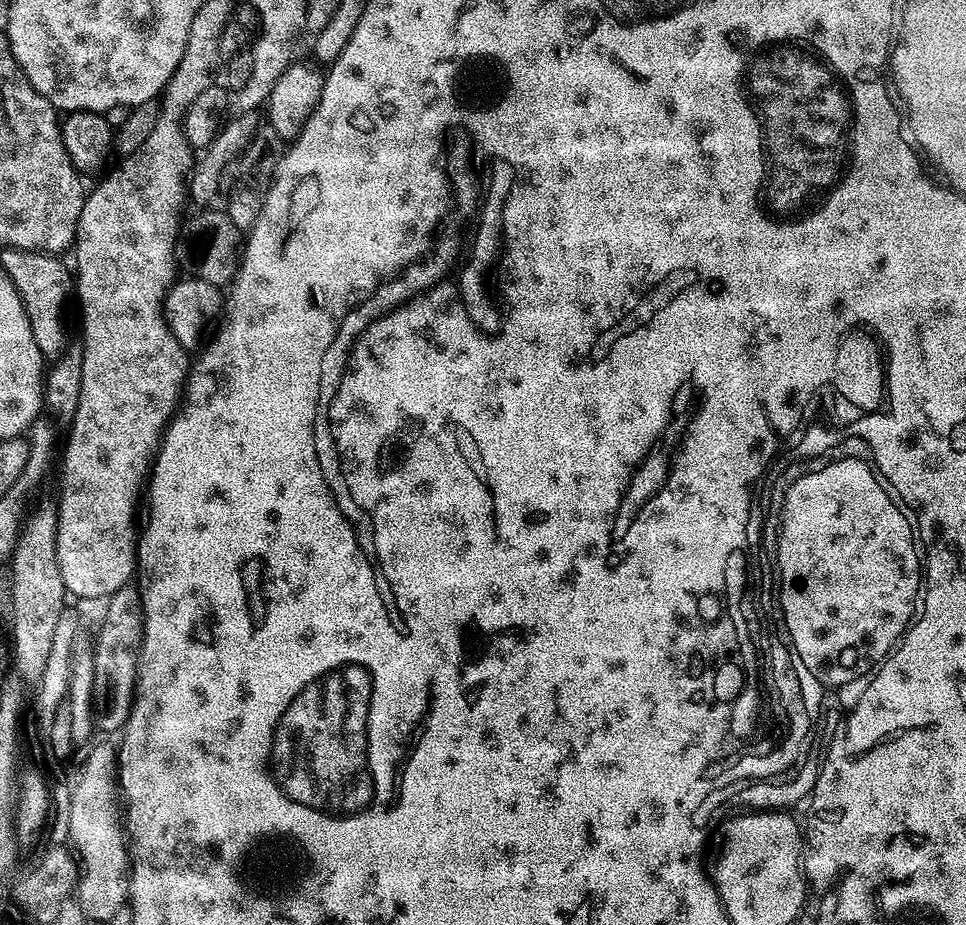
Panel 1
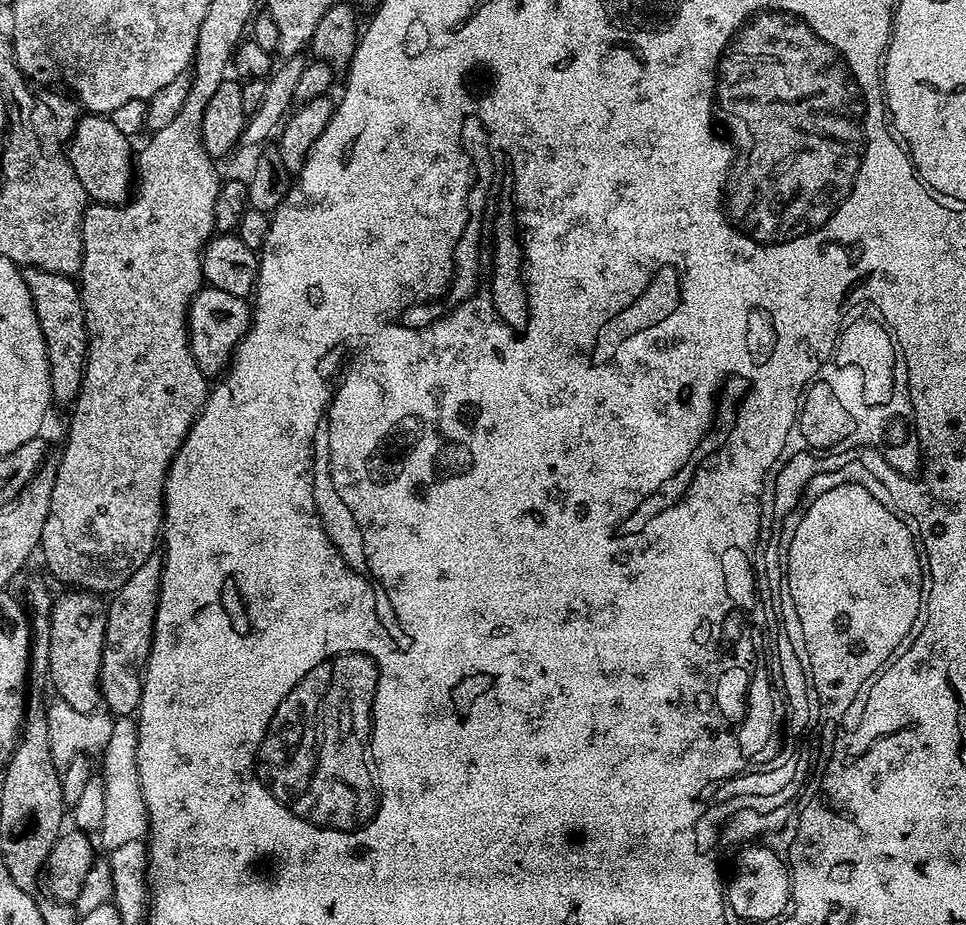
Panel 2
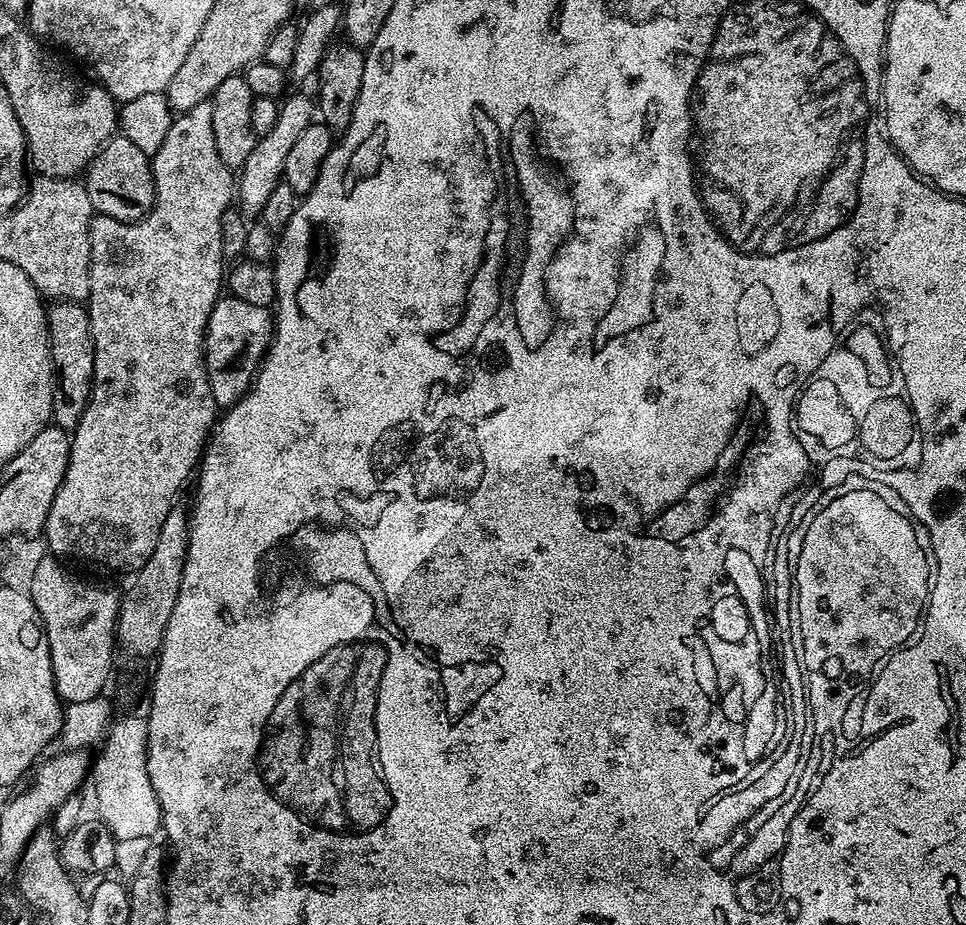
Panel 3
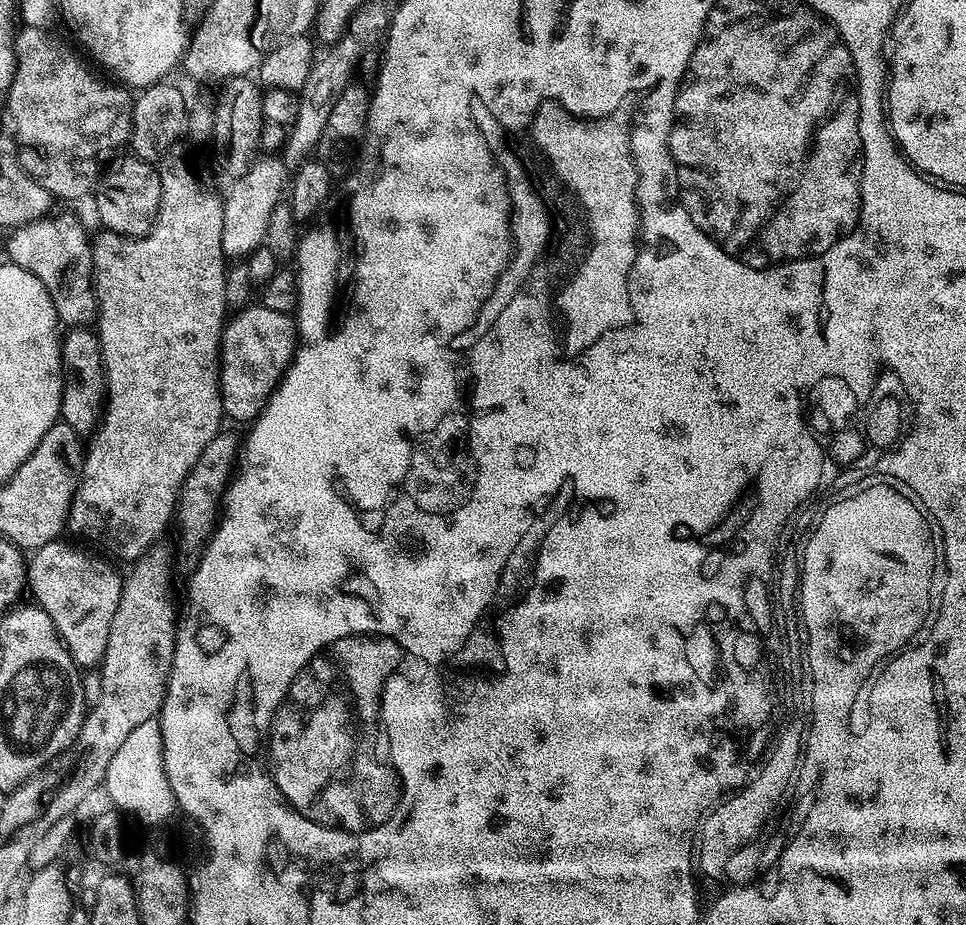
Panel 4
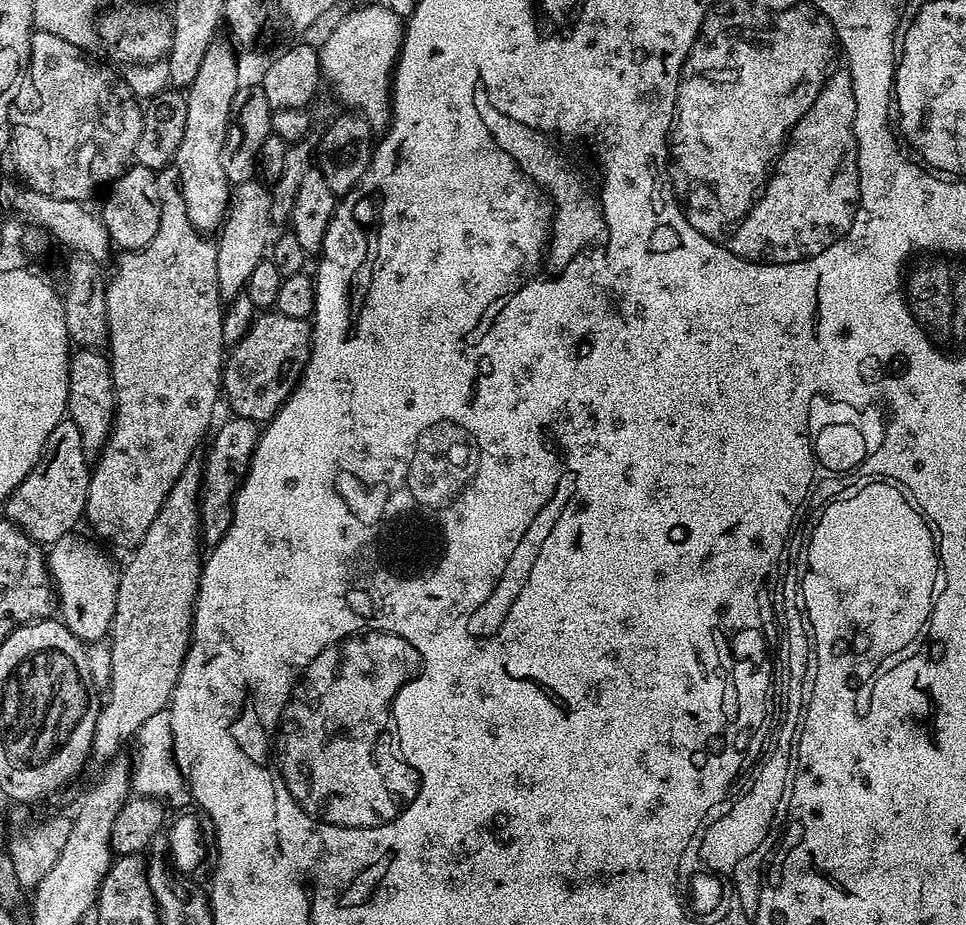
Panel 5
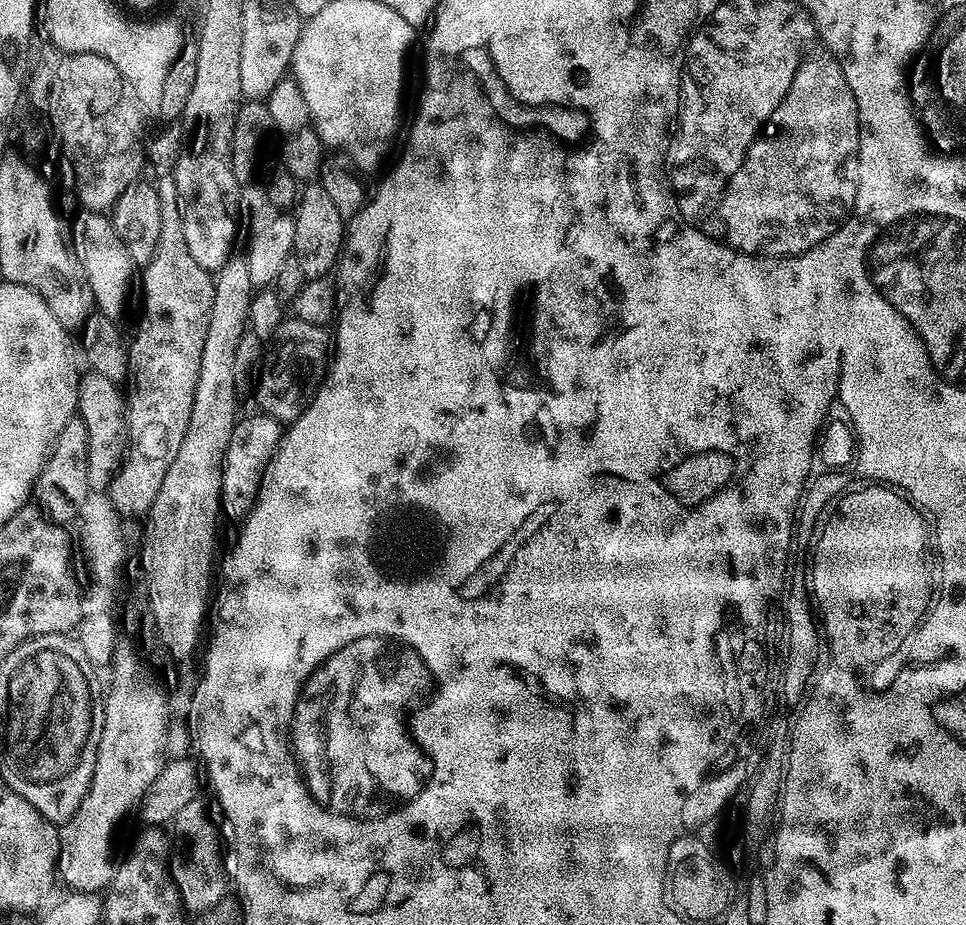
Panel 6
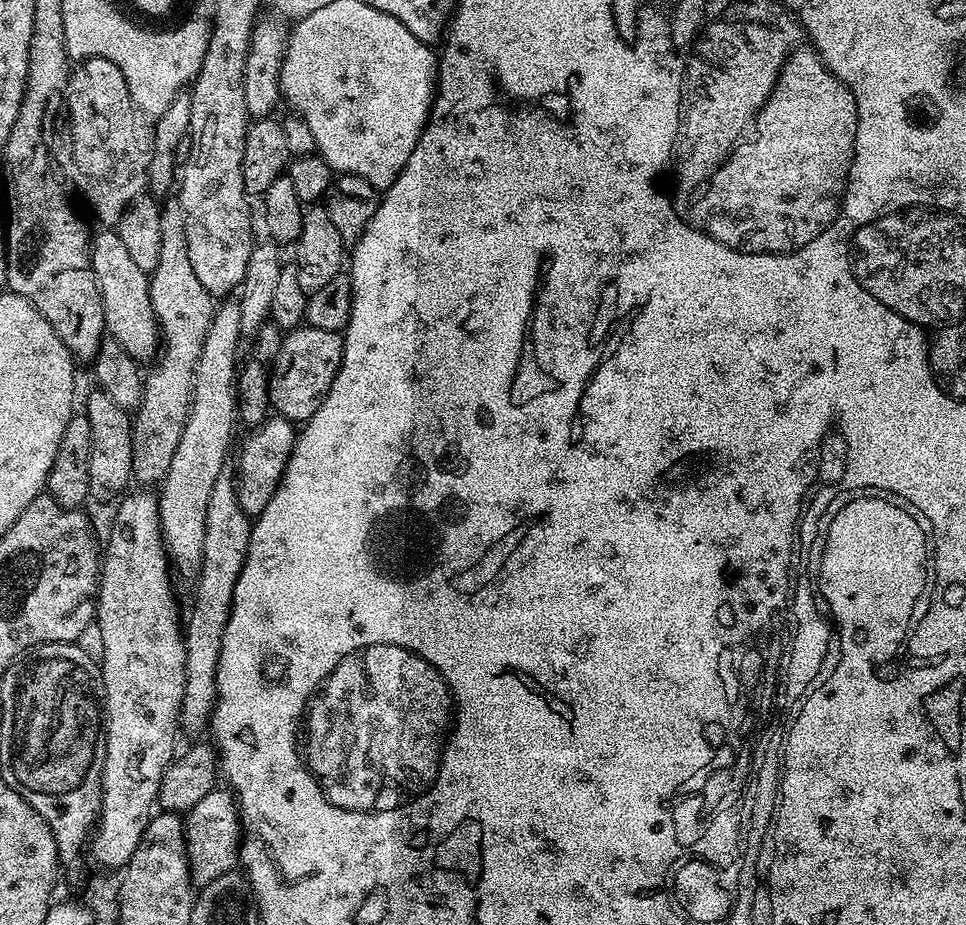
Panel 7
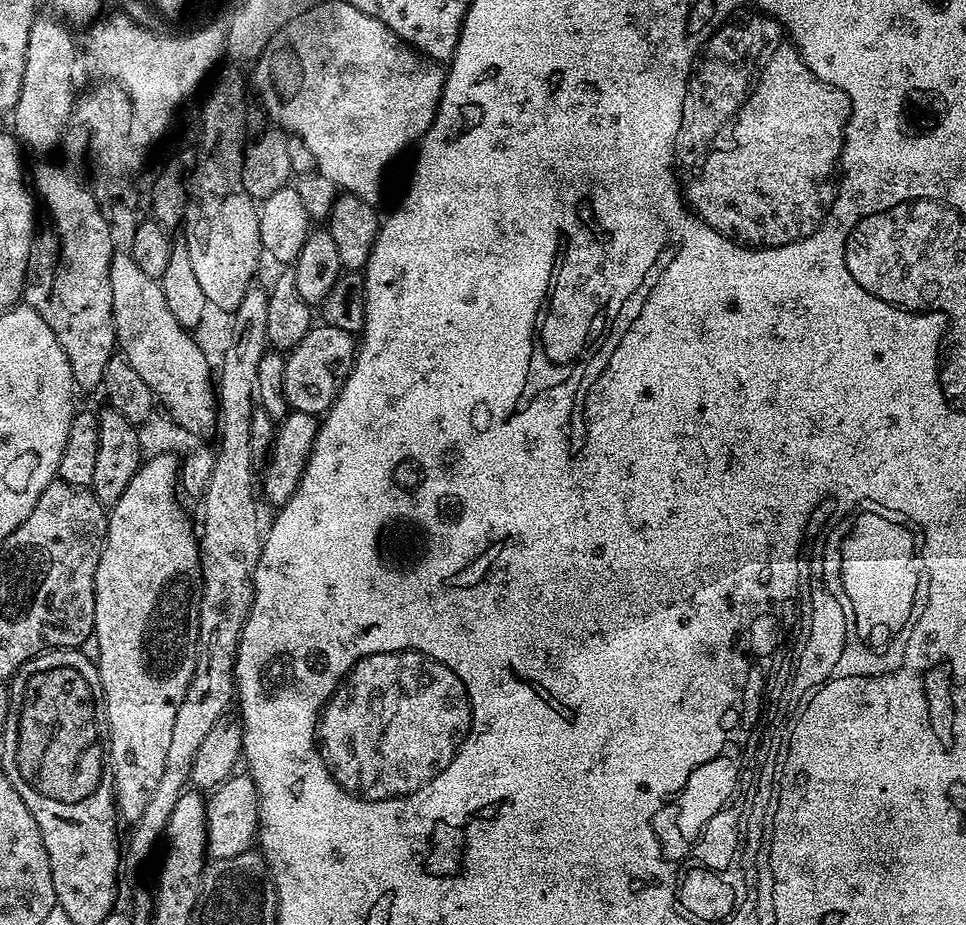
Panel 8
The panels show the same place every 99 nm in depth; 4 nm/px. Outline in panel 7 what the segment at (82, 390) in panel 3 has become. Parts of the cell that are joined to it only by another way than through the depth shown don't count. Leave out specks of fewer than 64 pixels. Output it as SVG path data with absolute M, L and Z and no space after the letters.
M102 390L95 391L89 394L84 408L82 404L83 415L87 416L90 422L90 486L88 494L93 501L112 502L123 497L129 491L128 483L133 483L134 480L132 474L132 459L134 458L132 426L134 420L129 409L118 406L118 402L114 402L114 398L110 398L110 394L106 394Z

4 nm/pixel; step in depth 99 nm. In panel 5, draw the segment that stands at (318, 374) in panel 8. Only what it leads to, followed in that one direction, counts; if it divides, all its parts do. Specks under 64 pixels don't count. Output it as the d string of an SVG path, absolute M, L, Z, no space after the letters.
M264 310L252 321L246 334L231 345L224 362L222 392L241 420L267 422L296 389L312 353L312 325L302 318L286 318L275 310Z

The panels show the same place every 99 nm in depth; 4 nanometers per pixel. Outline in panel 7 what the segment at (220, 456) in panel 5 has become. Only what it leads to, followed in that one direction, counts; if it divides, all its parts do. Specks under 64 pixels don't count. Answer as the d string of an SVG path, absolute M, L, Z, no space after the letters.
M269 415L263 424L253 427L245 438L244 445L240 448L240 472L238 468L238 483L236 497L242 506L242 510L250 518L260 515L262 510L270 502L276 488L284 479L284 471L288 465L288 459L296 445L298 428L291 420L284 416Z

